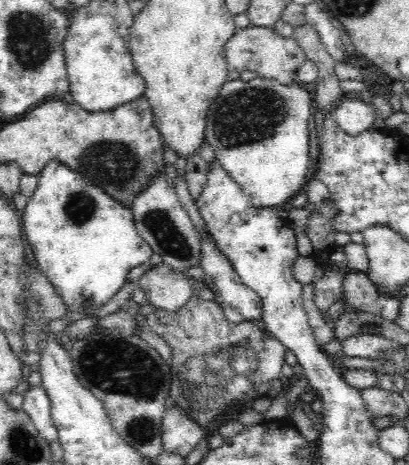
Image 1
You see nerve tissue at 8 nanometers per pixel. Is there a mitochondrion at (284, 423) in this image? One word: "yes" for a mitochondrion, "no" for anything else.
no

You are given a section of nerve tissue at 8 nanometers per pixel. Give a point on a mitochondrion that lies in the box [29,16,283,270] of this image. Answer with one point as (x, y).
(113, 164)

